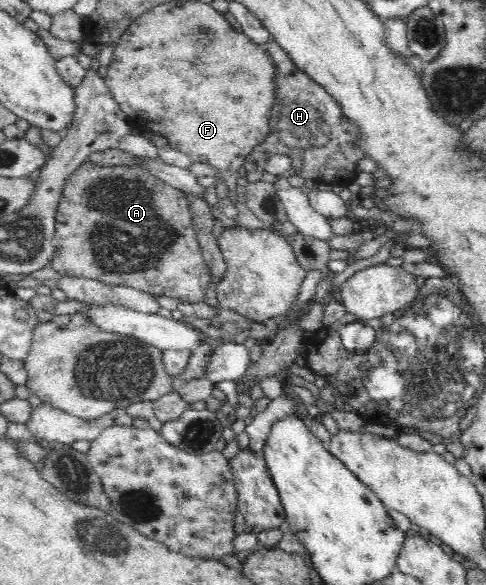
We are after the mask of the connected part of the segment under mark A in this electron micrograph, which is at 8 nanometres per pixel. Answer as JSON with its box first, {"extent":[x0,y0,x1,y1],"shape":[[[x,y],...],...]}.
{"extent":[50,161,213,304],"shape":[[[84,161],[66,181],[55,219],[55,254],[50,265],[62,277],[93,279],[191,304],[205,298],[213,279],[196,239],[190,199],[144,167],[100,166]]]}

